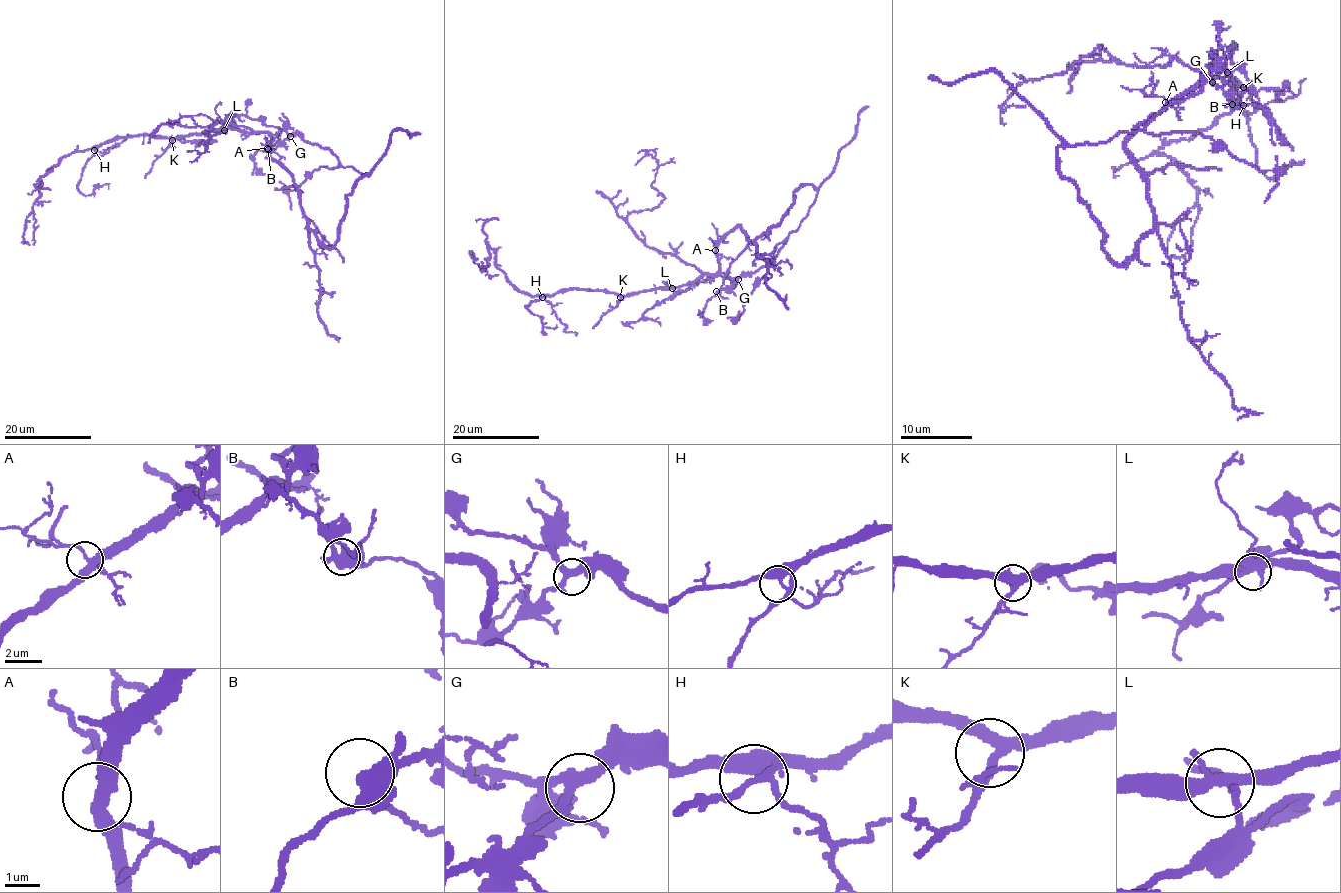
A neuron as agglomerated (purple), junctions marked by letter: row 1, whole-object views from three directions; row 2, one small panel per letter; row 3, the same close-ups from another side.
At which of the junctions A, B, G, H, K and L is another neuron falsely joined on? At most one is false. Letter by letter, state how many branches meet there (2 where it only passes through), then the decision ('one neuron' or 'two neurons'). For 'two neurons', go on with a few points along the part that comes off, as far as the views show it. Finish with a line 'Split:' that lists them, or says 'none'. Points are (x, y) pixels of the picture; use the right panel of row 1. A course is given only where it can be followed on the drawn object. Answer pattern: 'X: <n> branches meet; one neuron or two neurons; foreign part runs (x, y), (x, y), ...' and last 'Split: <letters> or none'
A: 4 branches meet; one neuron
B: 5 branches meet; one neuron
G: 4 branches meet; one neuron
H: 5 branches meet; one neuron
K: 4 branches meet; one neuron
L: 5 branches meet; one neuron
Split: none

